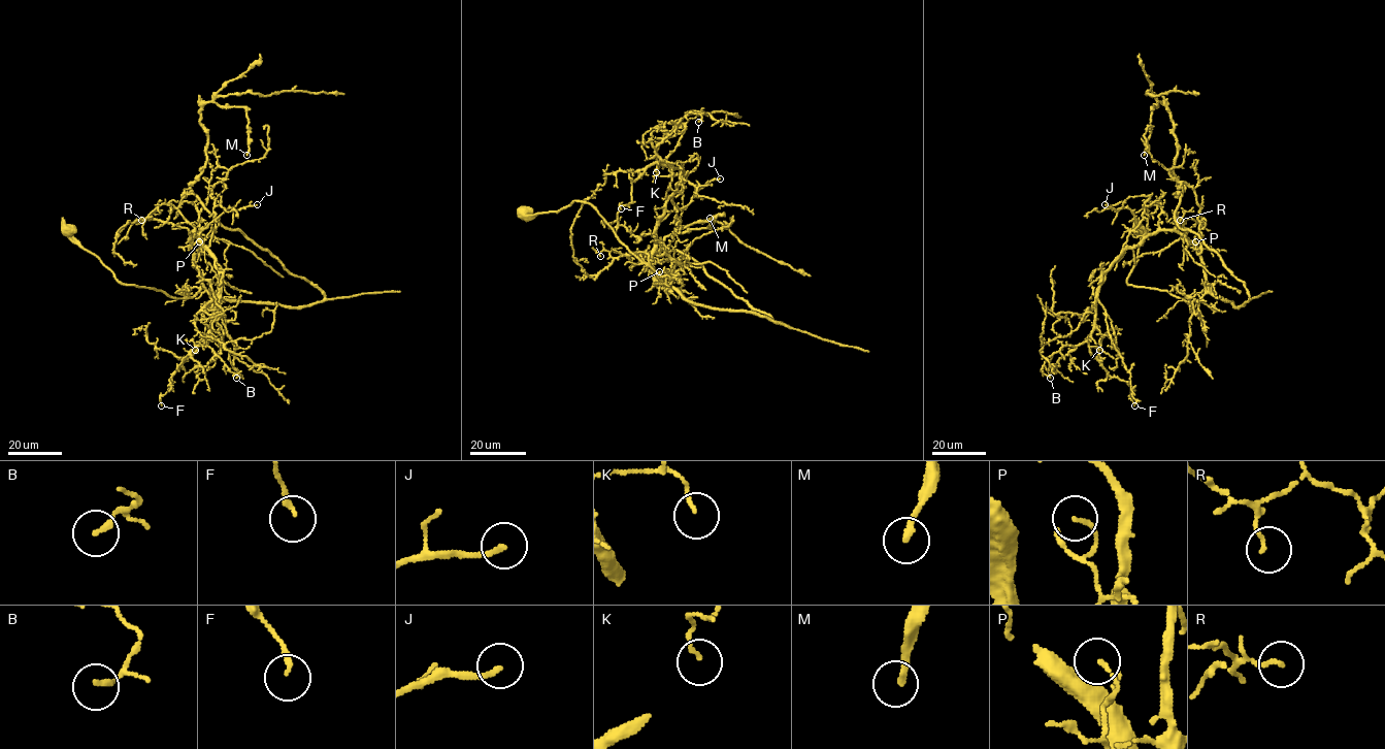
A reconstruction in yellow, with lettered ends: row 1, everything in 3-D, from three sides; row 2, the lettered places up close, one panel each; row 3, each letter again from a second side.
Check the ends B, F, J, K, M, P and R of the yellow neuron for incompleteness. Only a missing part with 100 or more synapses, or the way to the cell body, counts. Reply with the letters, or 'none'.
none

